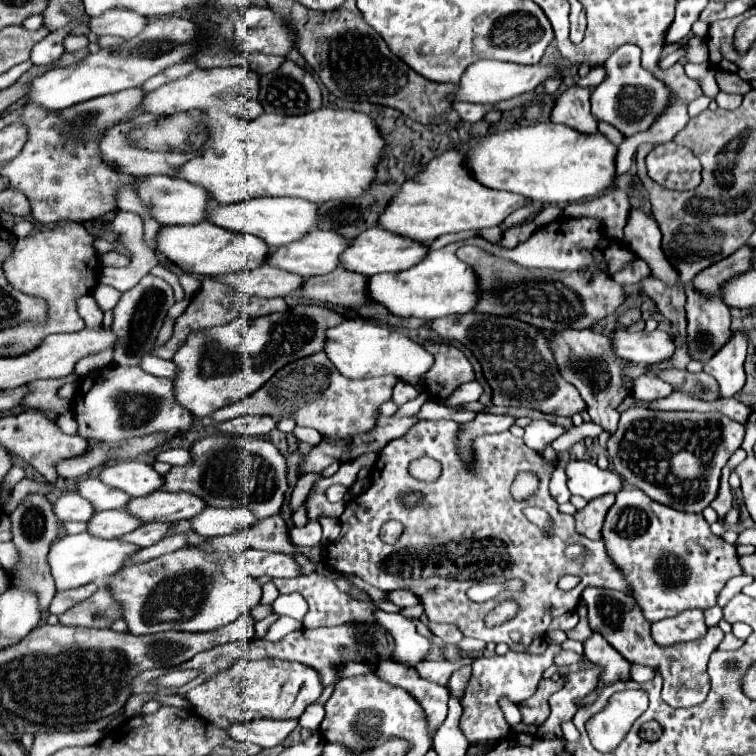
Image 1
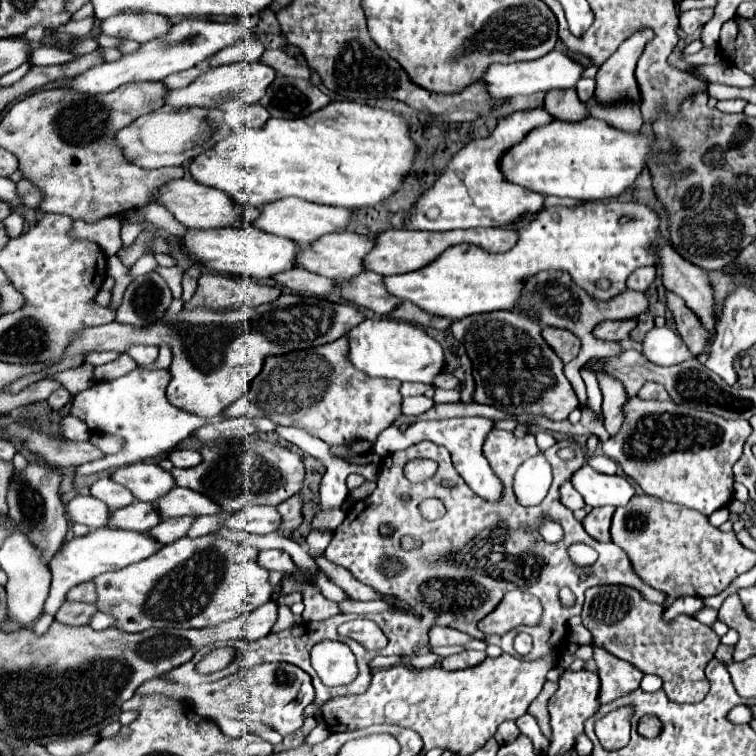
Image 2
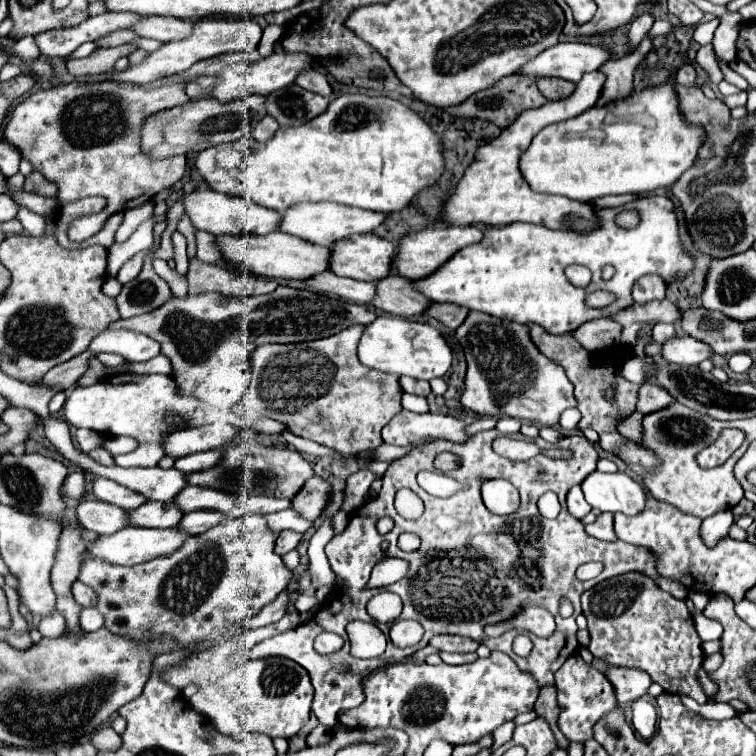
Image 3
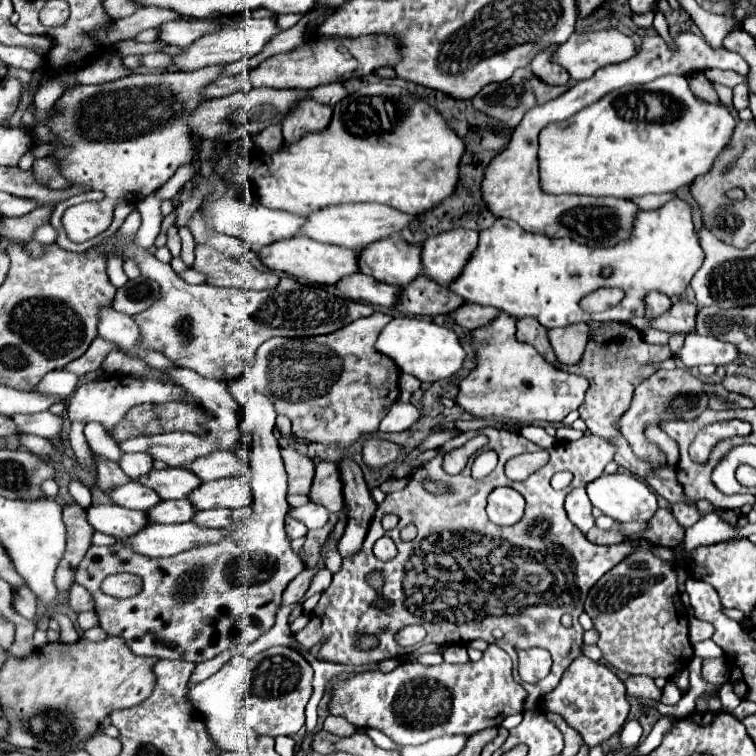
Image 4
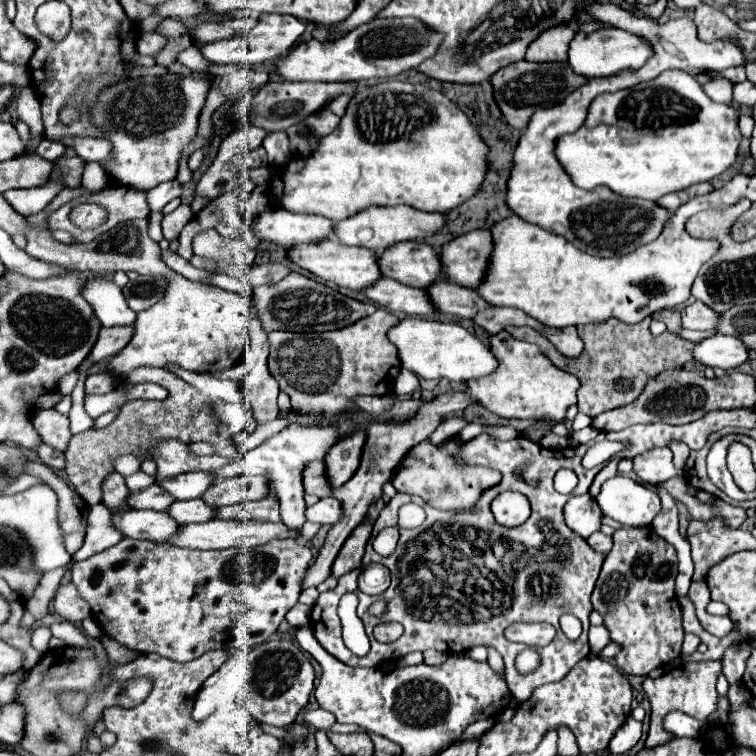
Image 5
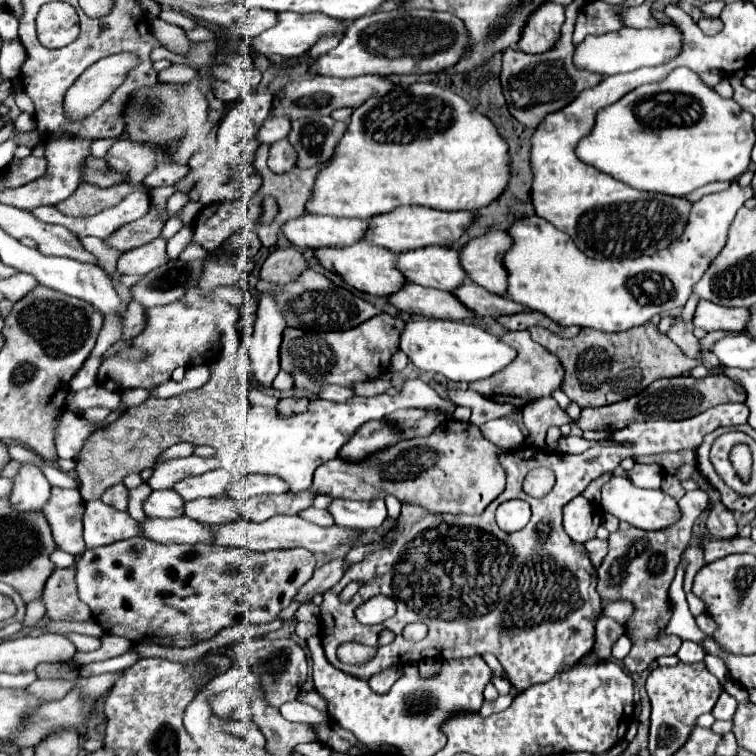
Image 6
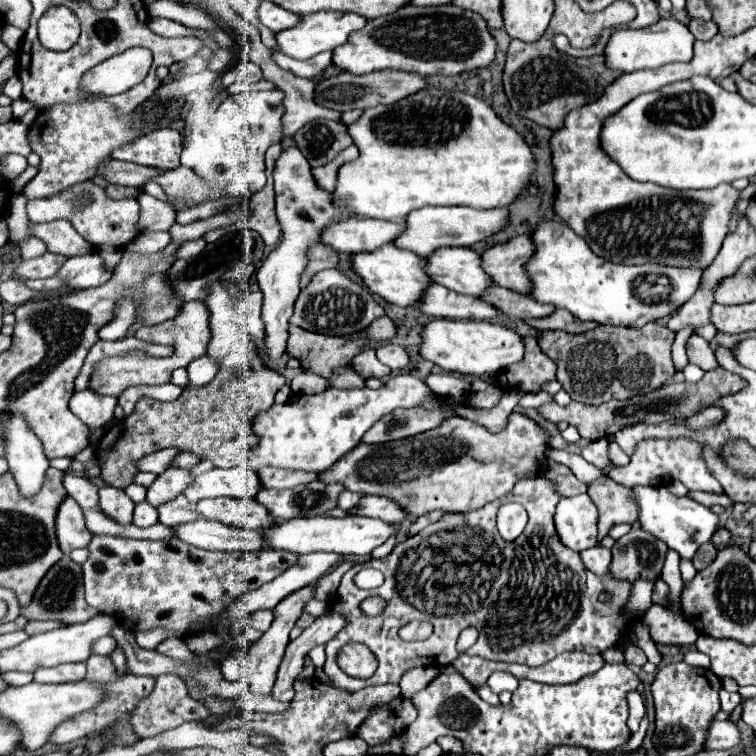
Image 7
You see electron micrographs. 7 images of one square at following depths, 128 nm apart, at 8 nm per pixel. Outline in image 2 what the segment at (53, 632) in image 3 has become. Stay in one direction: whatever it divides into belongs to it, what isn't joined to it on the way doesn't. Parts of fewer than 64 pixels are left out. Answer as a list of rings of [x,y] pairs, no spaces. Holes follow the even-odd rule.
[[[100,528],[100,530],[88,532],[82,538],[72,538],[70,542],[66,542],[62,546],[62,550],[50,562],[52,588],[50,588],[50,596],[44,604],[44,612],[54,616],[58,612],[58,608],[62,606],[66,592],[72,586],[76,586],[80,582],[88,582],[102,572],[120,570],[120,568],[126,568],[126,566],[136,564],[140,560],[146,560],[152,554],[156,554],[160,548],[162,548],[162,544],[158,540],[154,540],[150,534],[132,532],[132,530],[118,530],[118,528]]]

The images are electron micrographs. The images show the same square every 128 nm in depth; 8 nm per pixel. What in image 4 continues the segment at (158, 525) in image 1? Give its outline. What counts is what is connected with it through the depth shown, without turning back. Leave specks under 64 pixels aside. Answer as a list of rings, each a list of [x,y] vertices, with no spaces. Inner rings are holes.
[[[200,510],[196,512],[194,522],[204,528],[228,528],[234,524],[234,510]]]

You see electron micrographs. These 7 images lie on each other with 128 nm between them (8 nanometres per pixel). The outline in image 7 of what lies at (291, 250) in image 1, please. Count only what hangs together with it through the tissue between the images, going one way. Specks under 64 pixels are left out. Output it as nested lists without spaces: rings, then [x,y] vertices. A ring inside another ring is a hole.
[[[438,248],[428,260],[428,274],[436,284],[468,296],[480,296],[494,286],[482,268],[482,256],[472,248]]]

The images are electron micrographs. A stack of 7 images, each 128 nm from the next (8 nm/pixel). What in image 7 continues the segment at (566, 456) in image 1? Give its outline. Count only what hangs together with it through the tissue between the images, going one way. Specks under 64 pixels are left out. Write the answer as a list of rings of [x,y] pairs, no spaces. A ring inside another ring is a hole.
[[[588,494],[562,498],[554,512],[554,526],[560,542],[574,552],[596,546],[598,508]]]

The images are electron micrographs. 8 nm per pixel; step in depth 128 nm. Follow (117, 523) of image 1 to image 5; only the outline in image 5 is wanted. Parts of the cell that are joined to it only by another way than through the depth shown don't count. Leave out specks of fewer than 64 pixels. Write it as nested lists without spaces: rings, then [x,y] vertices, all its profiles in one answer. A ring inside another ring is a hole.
[[[186,500],[186,502],[174,502],[168,508],[168,514],[180,524],[192,524],[192,522],[208,522],[212,518],[216,518],[218,508],[206,504],[204,500]]]

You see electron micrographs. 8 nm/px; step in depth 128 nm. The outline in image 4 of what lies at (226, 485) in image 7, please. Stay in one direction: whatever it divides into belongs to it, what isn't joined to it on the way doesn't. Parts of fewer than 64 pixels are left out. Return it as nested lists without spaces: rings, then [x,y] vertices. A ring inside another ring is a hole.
[[[166,468],[166,470],[152,470],[144,480],[140,480],[144,486],[150,486],[158,492],[162,500],[180,500],[188,498],[192,490],[196,490],[202,480],[186,470],[186,468]]]

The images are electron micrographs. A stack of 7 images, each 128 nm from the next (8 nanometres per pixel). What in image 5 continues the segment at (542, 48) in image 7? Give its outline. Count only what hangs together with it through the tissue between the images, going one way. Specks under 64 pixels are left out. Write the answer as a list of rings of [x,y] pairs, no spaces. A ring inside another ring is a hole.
[[[512,62],[504,66],[500,72],[492,76],[494,86],[494,98],[506,116],[508,124],[516,130],[524,130],[532,118],[532,114],[540,108],[550,108],[554,104],[560,104],[568,94],[578,90],[582,84],[586,84],[588,78],[576,74],[568,62]]]

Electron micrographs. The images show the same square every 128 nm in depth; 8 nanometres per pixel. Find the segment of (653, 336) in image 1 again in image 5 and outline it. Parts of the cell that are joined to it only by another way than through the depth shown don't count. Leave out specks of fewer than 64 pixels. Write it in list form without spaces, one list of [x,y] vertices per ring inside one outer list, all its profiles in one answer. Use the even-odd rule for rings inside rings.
[[[722,334],[696,342],[692,354],[696,356],[696,362],[722,370],[734,370],[744,362],[748,362],[750,358],[746,344],[738,336],[722,336]]]

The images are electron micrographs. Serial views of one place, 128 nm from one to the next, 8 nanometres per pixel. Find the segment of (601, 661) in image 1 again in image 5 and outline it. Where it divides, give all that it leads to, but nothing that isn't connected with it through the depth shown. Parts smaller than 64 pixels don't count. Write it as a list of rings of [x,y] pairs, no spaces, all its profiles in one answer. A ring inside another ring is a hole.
[[[720,660],[716,662],[686,662],[678,668],[672,668],[664,672],[660,678],[646,678],[644,680],[644,690],[648,694],[650,706],[652,706],[652,716],[650,716],[650,732],[646,738],[646,748],[656,748],[666,744],[668,740],[674,738],[672,732],[664,730],[664,716],[668,712],[684,712],[696,720],[706,722],[708,714],[716,710],[718,694],[716,694],[716,678],[718,672],[722,670]]]

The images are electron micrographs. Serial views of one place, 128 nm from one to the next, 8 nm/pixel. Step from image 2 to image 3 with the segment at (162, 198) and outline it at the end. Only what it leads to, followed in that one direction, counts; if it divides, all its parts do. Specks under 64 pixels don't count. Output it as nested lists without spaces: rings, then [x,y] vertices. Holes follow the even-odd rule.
[[[194,190],[194,192],[186,194],[184,206],[186,206],[186,212],[188,212],[192,224],[198,230],[206,230],[214,236],[242,236],[242,234],[264,236],[268,232],[278,230],[280,220],[282,220],[282,214],[276,210],[268,210],[268,208],[254,204],[252,200],[220,194],[214,190]]]

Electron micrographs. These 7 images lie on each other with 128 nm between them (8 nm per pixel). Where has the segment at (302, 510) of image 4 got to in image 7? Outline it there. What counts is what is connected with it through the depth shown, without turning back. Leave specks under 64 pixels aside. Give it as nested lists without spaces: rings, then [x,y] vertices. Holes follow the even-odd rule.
[[[364,496],[356,508],[350,512],[358,516],[370,516],[370,518],[380,518],[380,520],[392,520],[392,522],[402,522],[410,516],[406,508],[402,508],[398,502],[384,498],[384,496]]]

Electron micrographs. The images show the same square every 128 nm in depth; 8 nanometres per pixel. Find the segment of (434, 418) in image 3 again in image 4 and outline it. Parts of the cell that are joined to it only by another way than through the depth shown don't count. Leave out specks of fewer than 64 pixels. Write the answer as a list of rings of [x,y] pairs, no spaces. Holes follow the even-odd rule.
[[[394,402],[388,406],[384,418],[380,420],[380,432],[402,432],[412,428],[412,424],[416,424],[416,420],[420,418],[420,412],[416,410],[414,404],[406,404],[406,402]]]

